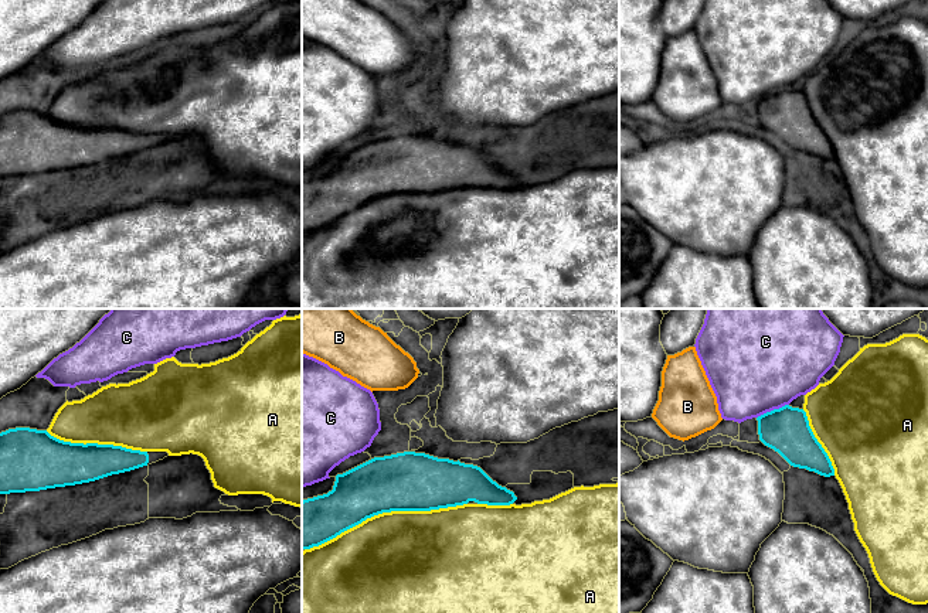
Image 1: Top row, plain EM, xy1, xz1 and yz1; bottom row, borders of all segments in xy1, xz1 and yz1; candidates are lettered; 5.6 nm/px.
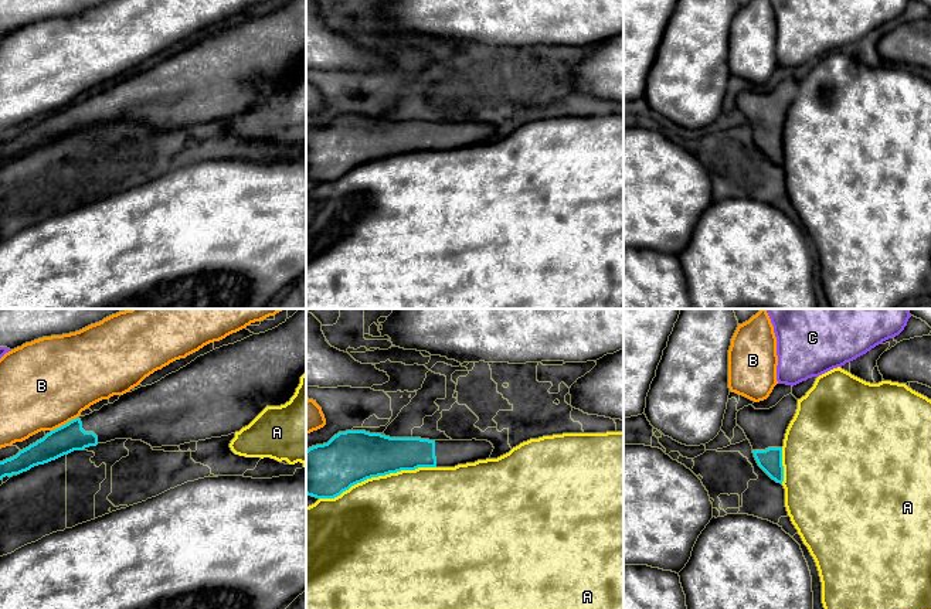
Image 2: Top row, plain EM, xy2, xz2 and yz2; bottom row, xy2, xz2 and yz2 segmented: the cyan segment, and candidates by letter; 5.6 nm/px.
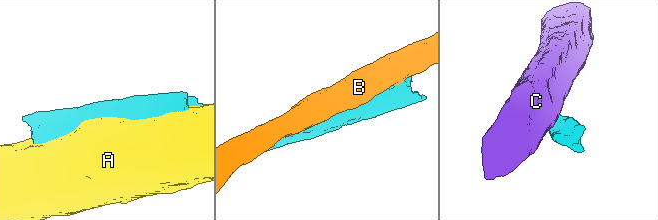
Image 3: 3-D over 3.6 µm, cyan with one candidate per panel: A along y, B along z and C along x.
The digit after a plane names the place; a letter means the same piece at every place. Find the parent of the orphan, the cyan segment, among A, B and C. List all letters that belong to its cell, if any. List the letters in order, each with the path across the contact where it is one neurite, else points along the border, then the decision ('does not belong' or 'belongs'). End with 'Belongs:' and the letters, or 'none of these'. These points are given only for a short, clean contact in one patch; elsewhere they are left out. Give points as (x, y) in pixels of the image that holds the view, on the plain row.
A: does not belong
B: along xy2 (77, 99), (51, 114) | does not belong
C: does not belong
Belongs: none of these

